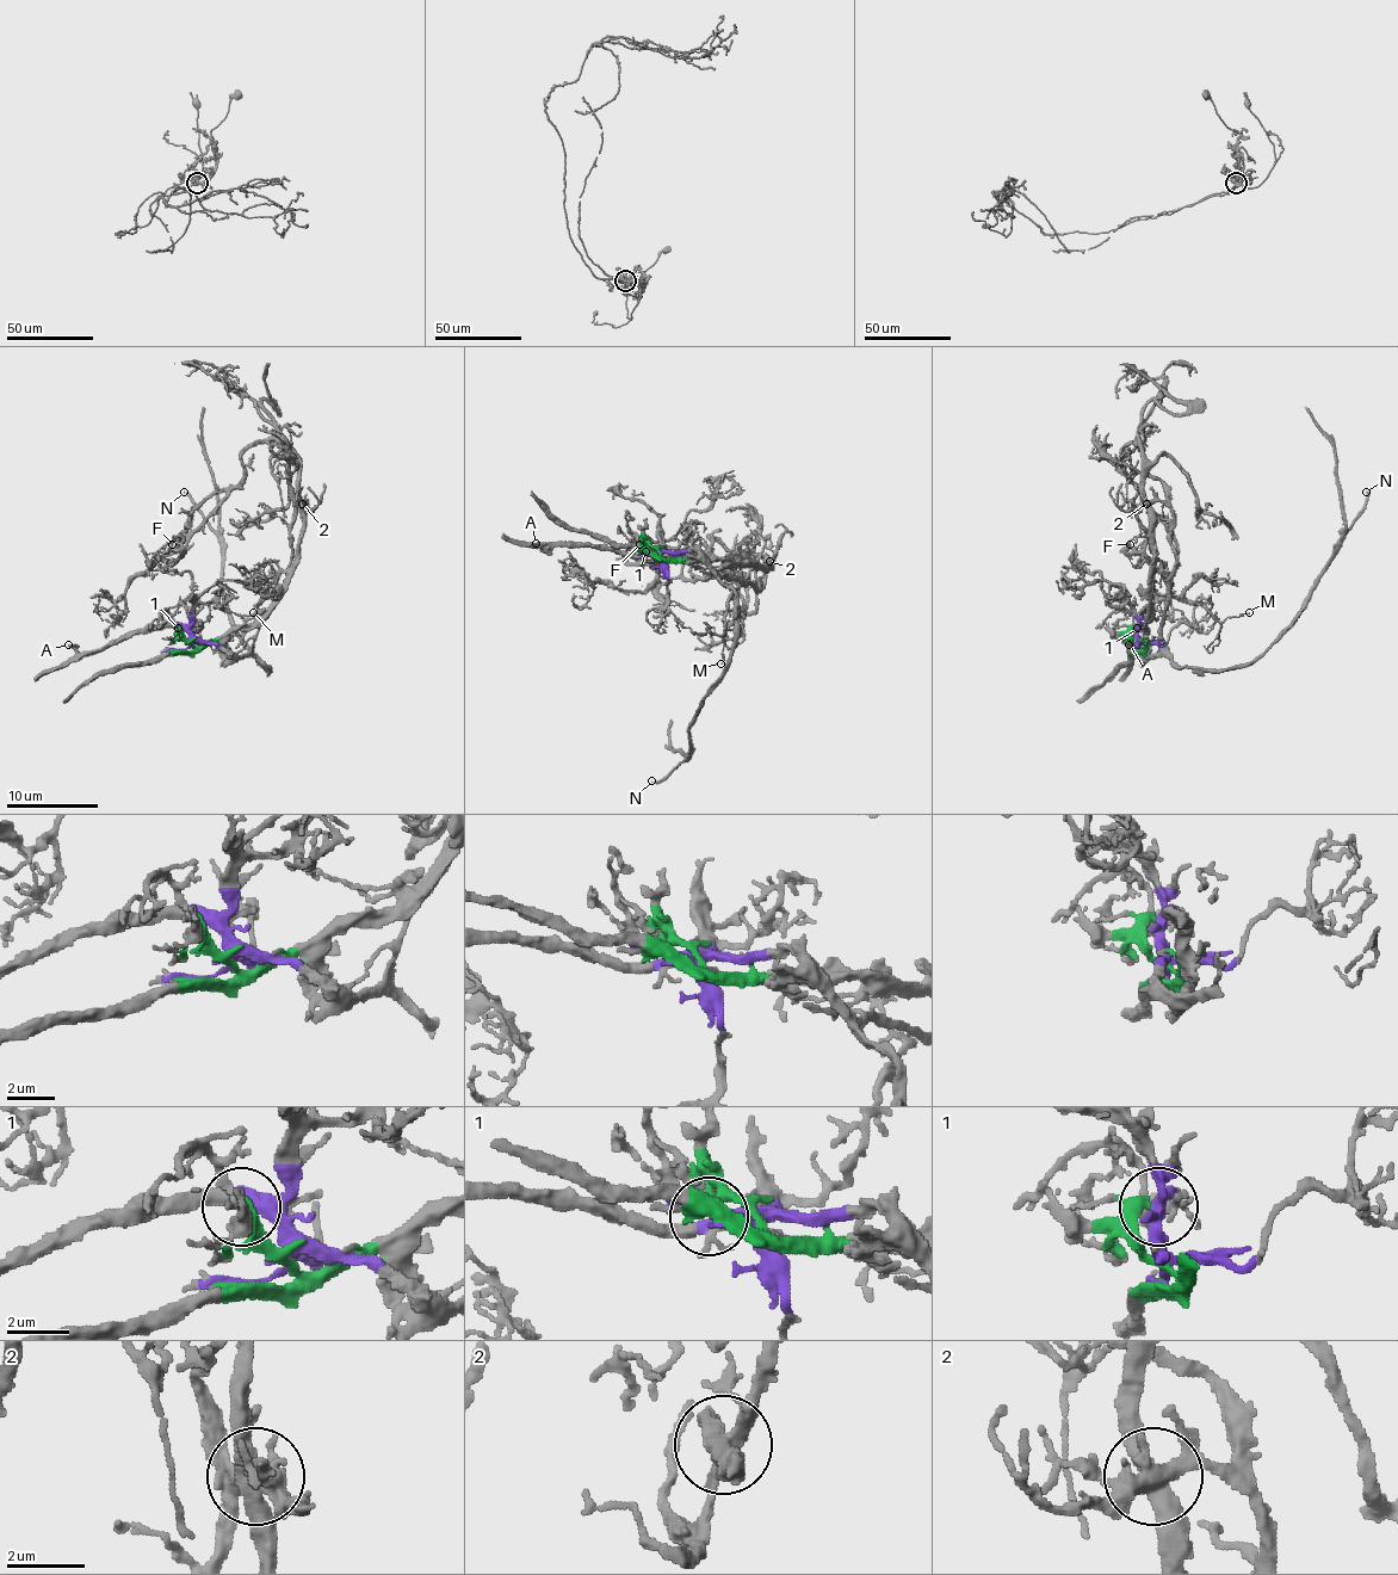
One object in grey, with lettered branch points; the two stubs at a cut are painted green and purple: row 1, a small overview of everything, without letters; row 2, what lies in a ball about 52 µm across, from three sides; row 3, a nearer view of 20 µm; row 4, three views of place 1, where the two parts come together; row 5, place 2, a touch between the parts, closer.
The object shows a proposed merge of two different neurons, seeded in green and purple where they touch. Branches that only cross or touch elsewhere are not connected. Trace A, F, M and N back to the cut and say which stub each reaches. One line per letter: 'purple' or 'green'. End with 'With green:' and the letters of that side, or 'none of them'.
A: purple
F: green
M: green
N: purple
With green: F, M

